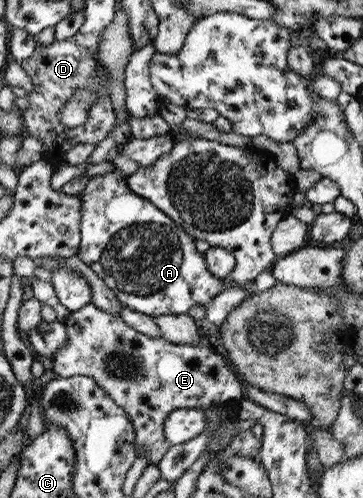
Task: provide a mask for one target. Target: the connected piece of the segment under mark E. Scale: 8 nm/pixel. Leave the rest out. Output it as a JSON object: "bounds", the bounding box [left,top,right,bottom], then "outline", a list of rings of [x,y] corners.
{"bounds":[49,303,243,463],"outline":[[[93,303],[72,311],[65,321],[68,339],[50,358],[49,366],[58,378],[83,375],[95,379],[116,405],[130,416],[135,429],[135,445],[138,451],[145,451],[149,463],[159,463],[170,449],[163,427],[164,420],[171,411],[178,408],[206,409],[209,405],[231,401],[236,403],[243,398],[241,382],[228,359],[218,354],[206,341],[200,345],[174,344],[164,338],[150,338],[132,326],[119,315],[102,311]]]}

